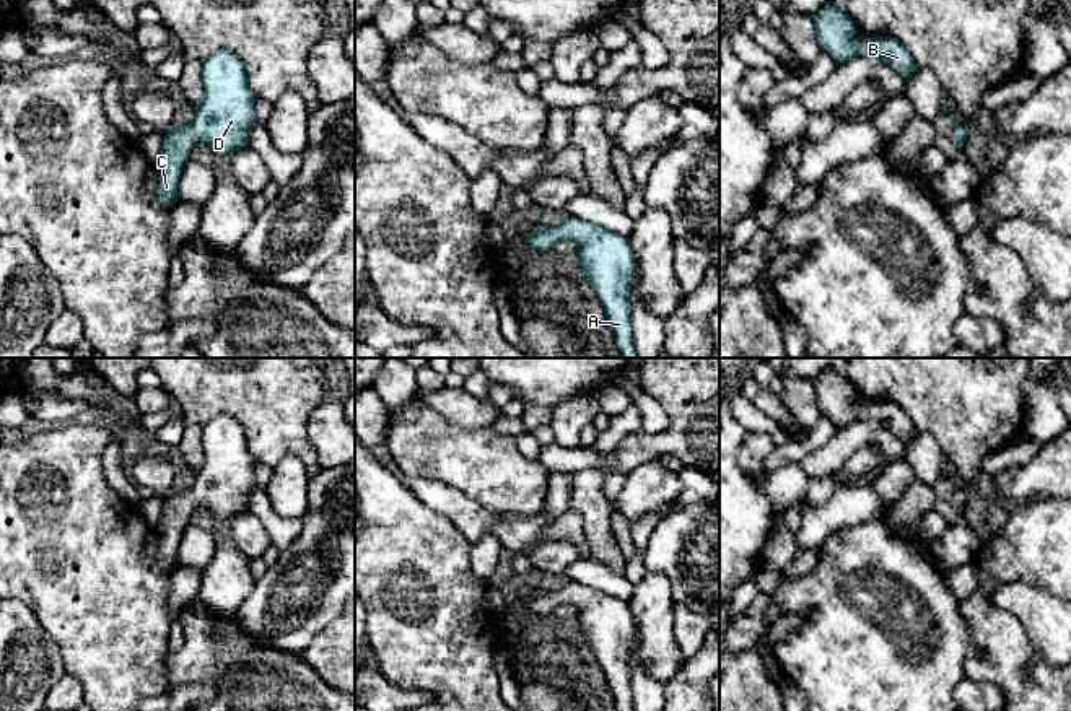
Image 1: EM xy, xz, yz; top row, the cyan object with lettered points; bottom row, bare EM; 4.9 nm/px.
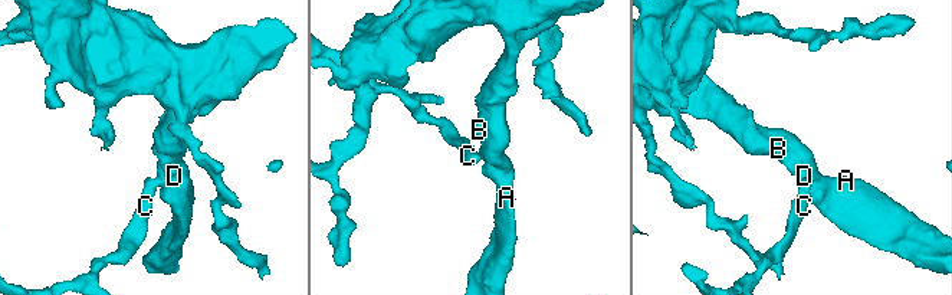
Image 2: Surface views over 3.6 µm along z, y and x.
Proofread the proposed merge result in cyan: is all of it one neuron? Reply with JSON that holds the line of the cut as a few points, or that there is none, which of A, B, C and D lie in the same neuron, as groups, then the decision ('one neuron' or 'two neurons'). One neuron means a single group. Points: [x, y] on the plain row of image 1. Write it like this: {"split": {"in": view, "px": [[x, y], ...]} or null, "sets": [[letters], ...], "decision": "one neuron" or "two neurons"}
{"split": null, "sets": [["A", "B", "C", "D"]], "decision": "one neuron"}

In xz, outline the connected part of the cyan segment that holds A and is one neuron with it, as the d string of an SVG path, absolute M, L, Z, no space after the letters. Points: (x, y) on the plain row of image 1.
M568 581L558 592L537 589L527 608L532 615L549 615L560 604L576 610L581 641L602 665L615 711L635 711L630 648L636 623L630 604L596 587Z

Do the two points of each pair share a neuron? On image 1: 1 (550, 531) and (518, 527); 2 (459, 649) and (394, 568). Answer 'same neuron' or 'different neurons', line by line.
1: same neuron
2: same neuron

